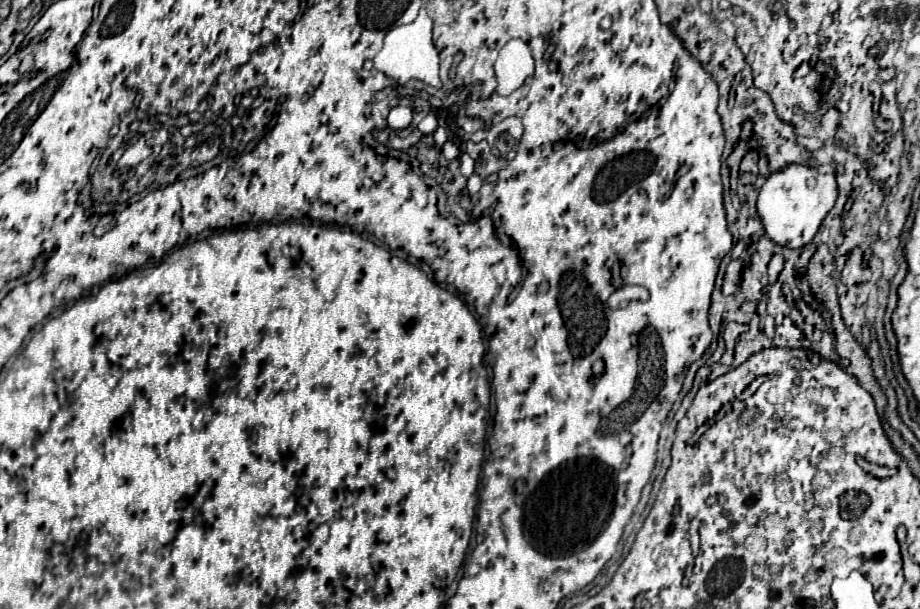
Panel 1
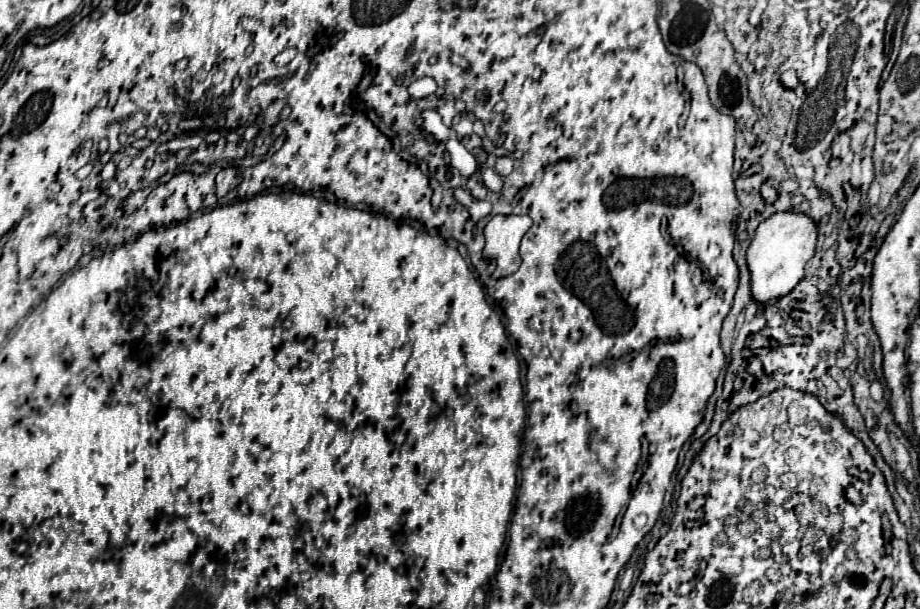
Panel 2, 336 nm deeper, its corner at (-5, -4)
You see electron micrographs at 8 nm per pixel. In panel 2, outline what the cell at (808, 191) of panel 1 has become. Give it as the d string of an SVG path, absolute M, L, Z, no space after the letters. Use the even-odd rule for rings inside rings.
M795 211L773 213L765 219L747 249L747 265L751 271L751 293L757 301L767 303L769 299L779 299L787 295L801 279L803 267L813 257L817 245L817 223L805 215Z

